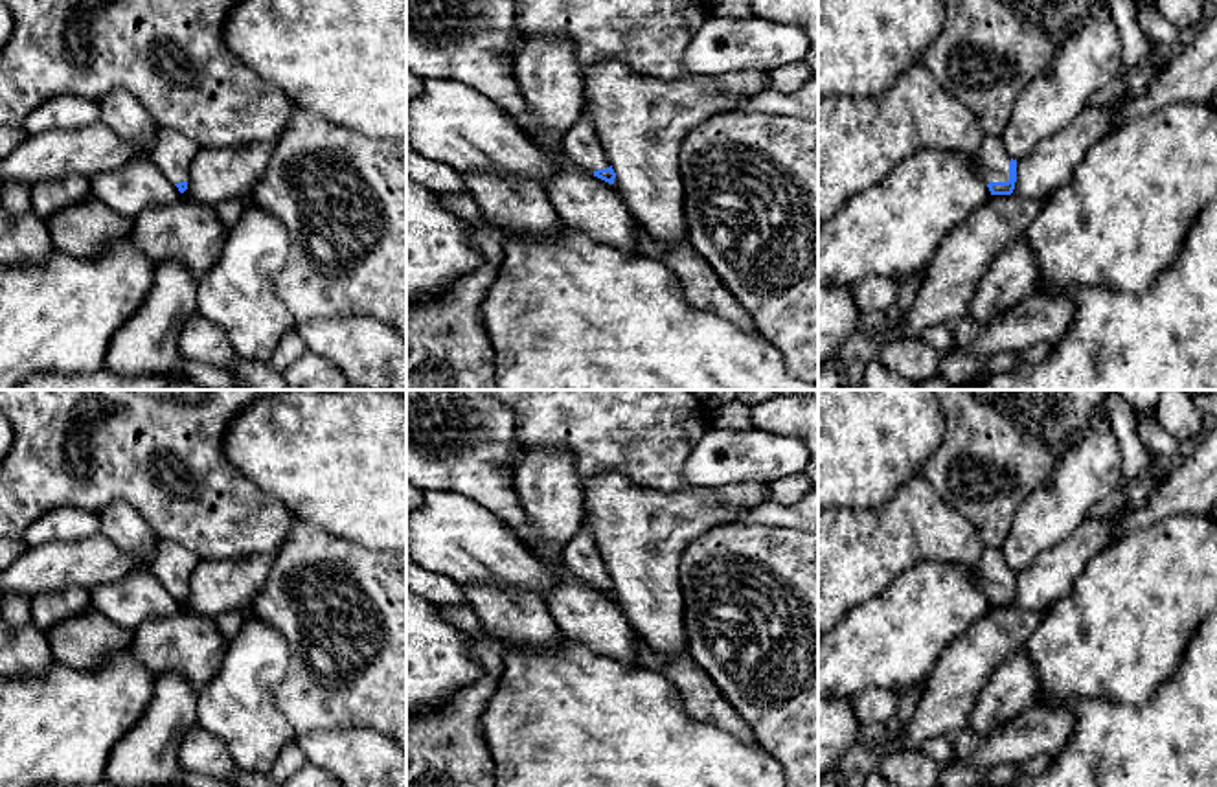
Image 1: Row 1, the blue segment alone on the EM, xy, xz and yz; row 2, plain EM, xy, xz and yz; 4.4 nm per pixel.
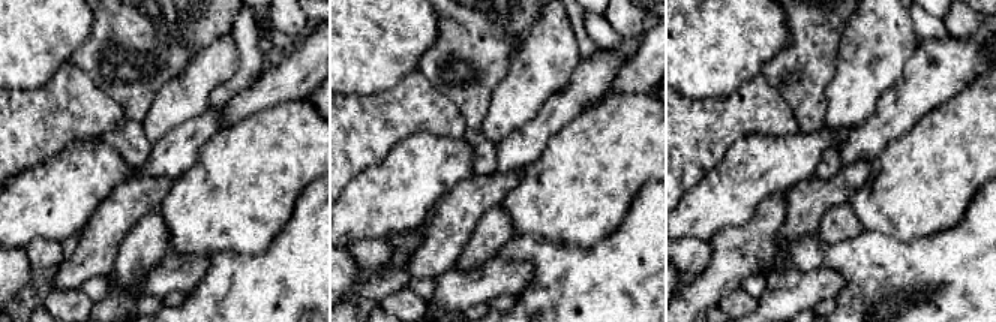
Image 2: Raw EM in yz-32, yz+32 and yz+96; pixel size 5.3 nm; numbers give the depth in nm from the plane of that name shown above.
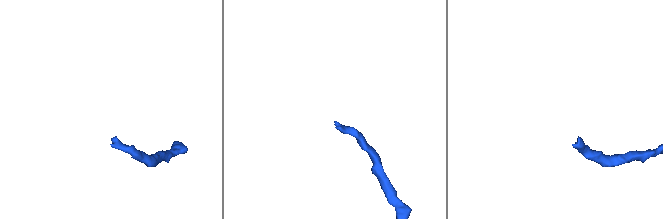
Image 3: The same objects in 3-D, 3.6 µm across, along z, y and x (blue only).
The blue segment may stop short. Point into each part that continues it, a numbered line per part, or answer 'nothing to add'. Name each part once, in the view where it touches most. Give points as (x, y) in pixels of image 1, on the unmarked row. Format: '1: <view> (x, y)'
1: yz (991, 570)

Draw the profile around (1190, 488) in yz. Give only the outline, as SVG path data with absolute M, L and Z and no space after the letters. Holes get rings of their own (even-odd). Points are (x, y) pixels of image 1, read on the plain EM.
M1217 423L1202 436L1193 456L1175 462L1143 508L1125 511L1112 537L1151 528L1175 515L1204 515L1217 504Z

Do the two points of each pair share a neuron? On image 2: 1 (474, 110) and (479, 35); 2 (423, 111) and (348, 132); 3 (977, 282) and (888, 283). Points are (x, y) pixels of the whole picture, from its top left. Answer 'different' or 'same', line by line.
1: same
2: same
3: same

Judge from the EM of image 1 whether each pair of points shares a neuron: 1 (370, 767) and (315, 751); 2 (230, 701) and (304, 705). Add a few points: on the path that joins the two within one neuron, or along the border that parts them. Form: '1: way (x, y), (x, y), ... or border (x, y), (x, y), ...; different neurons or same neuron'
1: way (357, 758), (328, 751); same neuron
2: border (289, 662), (272, 703), (296, 734); different neurons

